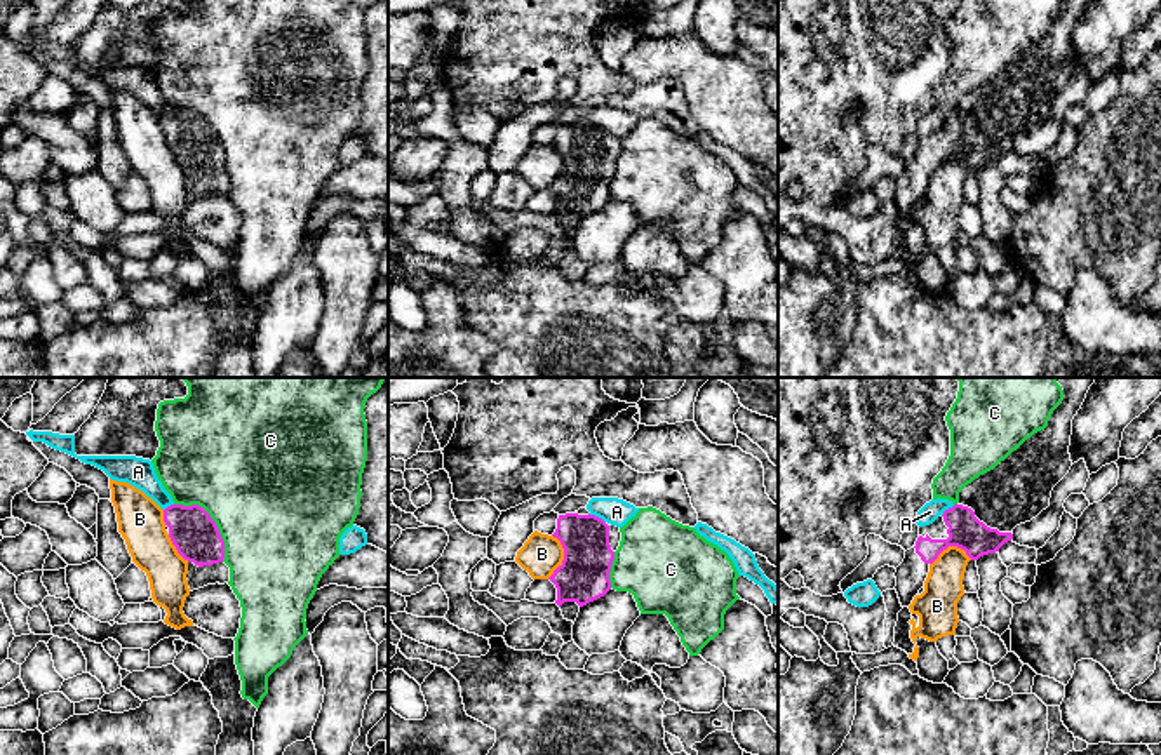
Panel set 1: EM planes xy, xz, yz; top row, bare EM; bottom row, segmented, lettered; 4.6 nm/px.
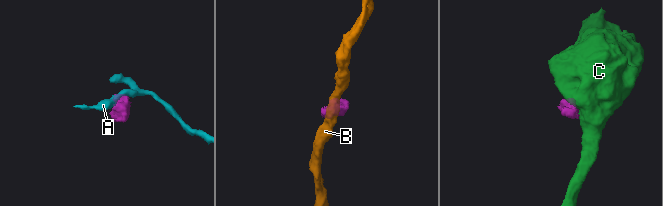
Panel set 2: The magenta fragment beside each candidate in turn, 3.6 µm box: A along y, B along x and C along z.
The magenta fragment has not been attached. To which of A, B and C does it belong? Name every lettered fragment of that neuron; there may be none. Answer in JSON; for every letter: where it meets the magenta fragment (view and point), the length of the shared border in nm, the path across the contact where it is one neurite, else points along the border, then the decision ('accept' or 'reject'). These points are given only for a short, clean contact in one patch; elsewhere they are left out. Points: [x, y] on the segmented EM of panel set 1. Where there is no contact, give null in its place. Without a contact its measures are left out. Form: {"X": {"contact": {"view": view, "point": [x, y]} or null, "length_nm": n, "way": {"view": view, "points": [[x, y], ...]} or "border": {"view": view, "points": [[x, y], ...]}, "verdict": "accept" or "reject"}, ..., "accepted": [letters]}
{"A": {"contact": {"view": "xz", "point": [597, 517]}, "length_nm": 90, "verdict": "reject"}, "B": {"contact": {"view": "xz", "point": [564, 557]}, "length_nm": 200, "border": {"view": "xz", "points": [[552, 534], [563, 548], [563, 562], [547, 578]]}, "verdict": "reject"}, "C": {"contact": {"view": "xy", "point": [213, 521]}, "length_nm": 360, "border": {"view": "xy", "points": [[174, 503], [199, 505], [209, 515], [223, 541], [223, 561]]}, "verdict": "reject"}, "accepted": []}

